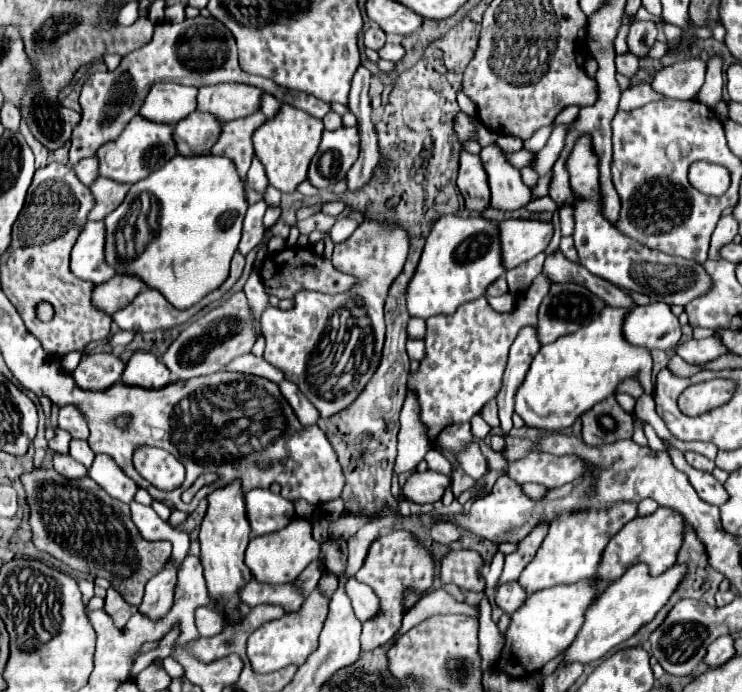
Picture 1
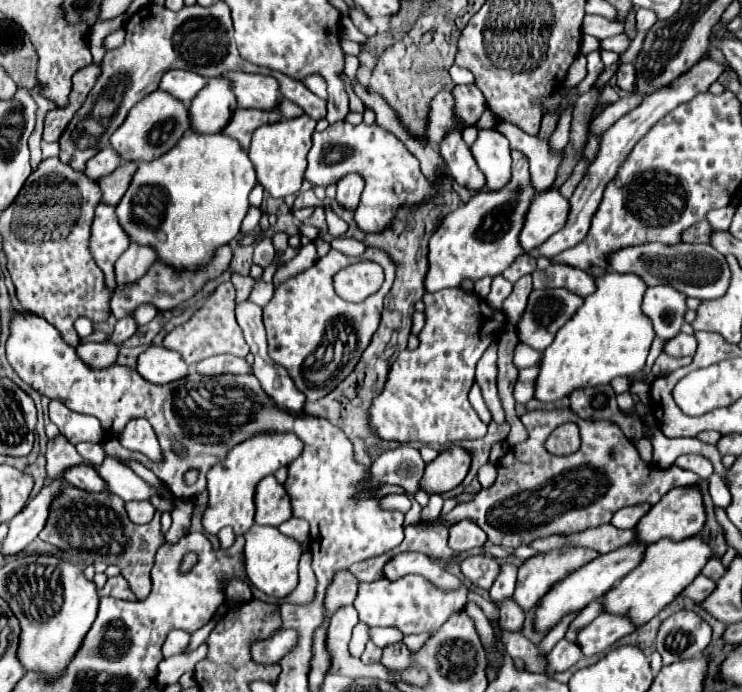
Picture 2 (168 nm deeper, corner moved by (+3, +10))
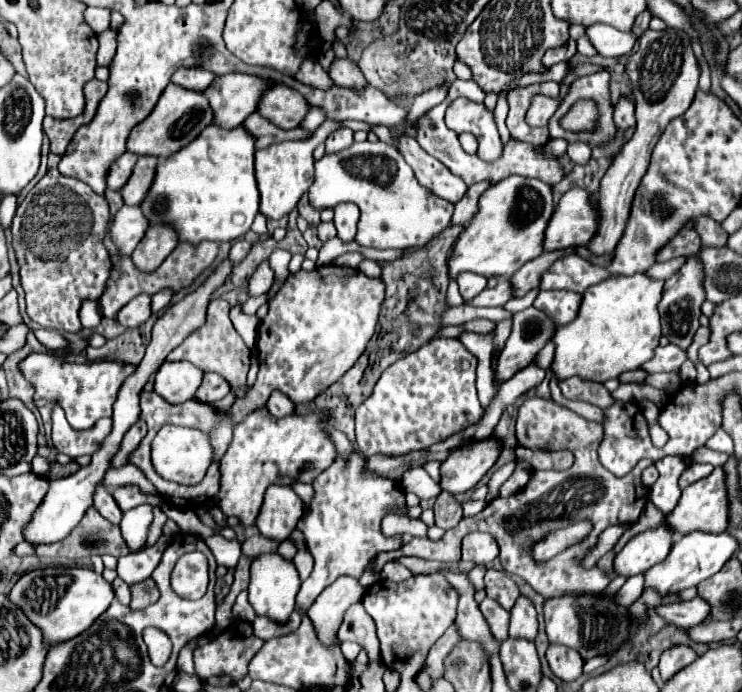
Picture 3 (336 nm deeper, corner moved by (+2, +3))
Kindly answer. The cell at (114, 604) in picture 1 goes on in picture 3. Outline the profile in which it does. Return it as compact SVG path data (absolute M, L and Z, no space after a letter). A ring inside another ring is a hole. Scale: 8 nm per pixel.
M116 578L116 580L112 582L112 586L114 586L114 592L116 592L118 602L124 604L124 606L128 606L128 604L130 604L130 586L128 586L122 578Z

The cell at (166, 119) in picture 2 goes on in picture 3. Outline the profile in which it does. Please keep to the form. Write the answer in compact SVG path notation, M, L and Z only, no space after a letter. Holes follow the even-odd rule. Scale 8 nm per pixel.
M168 84L166 90L162 92L154 112L142 124L138 124L138 128L134 128L134 132L130 134L128 150L134 154L140 154L140 156L168 158L170 154L174 154L180 148L184 148L186 144L190 144L194 138L198 138L198 134L212 122L214 122L214 112L212 112L204 92L188 90L178 84Z

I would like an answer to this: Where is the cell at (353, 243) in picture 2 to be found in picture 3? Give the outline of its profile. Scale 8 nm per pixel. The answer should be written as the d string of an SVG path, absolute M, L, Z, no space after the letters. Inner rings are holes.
M364 260L360 264L360 272L364 272L368 278L380 278L382 276L382 270L374 260Z

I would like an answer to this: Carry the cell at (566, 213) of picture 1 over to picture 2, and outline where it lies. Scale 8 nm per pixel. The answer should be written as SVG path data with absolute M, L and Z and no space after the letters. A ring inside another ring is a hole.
M707 59L707 61L701 61L701 63L693 65L689 71L685 71L683 75L679 75L677 79L673 79L669 85L665 85L665 87L657 89L653 95L645 97L643 103L641 103L639 107L635 107L633 111L629 111L627 115L623 115L611 129L607 129L607 131L603 133L603 143L601 143L601 149L599 149L599 153L597 153L597 159L591 163L587 175L581 179L581 183L577 185L573 197L569 199L571 209L569 209L569 217L567 217L565 227L563 227L561 231L557 231L555 235L551 235L541 247L537 247L535 251L531 251L531 255L533 255L533 257L545 255L545 257L551 259L551 257L555 257L557 253L561 253L561 251L565 251L565 249L577 245L577 243L587 235L589 225L591 225L591 217L593 217L593 213L597 211L597 205L599 205L599 201L601 201L601 197L603 197L603 189L605 189L605 185L613 179L613 175L617 173L617 167L621 165L621 161L629 155L629 149L639 141L641 135L645 135L645 133L651 129L651 125L655 125L655 123L657 123L661 117L665 117L671 109L675 109L675 107L681 105L681 103L691 101L691 99L693 99L695 95L699 95L699 93L705 93L705 91L709 89L709 85L711 85L713 81L717 81L717 77L721 75L721 71L723 71L723 67L721 67L719 63L715 63L713 59Z

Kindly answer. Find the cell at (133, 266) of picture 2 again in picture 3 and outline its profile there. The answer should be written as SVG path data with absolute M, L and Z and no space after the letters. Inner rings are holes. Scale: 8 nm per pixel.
M154 224L146 230L146 236L132 252L132 260L142 272L152 272L166 260L166 256L176 246L178 246L176 230L170 224Z

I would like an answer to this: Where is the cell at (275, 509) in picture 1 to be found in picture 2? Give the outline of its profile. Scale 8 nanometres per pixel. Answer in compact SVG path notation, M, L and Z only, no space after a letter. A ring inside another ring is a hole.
M267 475L259 481L255 489L255 523L279 527L283 521L291 519L291 503L283 485Z

